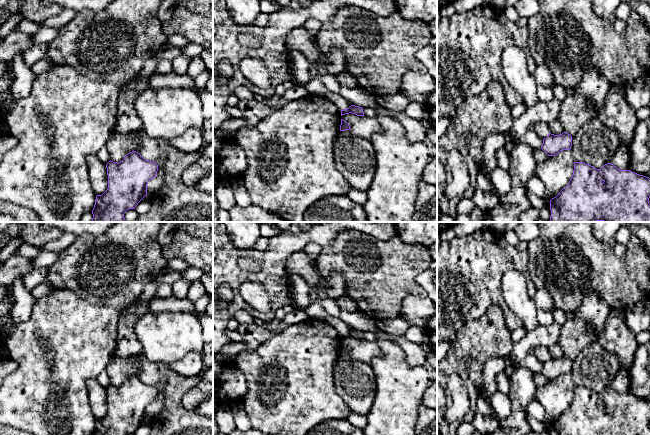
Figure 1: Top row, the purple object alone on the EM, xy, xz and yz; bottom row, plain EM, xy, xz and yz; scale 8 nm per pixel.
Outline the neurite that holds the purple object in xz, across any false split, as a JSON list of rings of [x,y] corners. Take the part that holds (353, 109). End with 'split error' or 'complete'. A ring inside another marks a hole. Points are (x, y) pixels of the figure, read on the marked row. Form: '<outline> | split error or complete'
[[[351,105],[349,108],[341,110],[341,116],[349,113],[357,116],[364,116],[363,108],[355,105]]] | complete

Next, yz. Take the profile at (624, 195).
[[[574,162],[568,185],[550,200],[550,222],[650,222],[650,178],[630,170],[618,169],[611,163],[601,169],[584,162]]] | complete

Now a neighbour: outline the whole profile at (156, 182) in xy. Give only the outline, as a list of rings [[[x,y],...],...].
[[[154,177],[150,180],[147,184],[147,191],[153,192],[154,190],[158,189],[163,184],[164,177]]]

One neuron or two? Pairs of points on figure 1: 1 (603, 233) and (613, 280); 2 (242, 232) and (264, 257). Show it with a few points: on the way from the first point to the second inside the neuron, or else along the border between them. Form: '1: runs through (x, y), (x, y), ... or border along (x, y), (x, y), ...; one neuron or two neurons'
1: border along (592, 232), (611, 248); two neurons
2: border along (233, 246), (238, 249), (253, 248); two neurons

